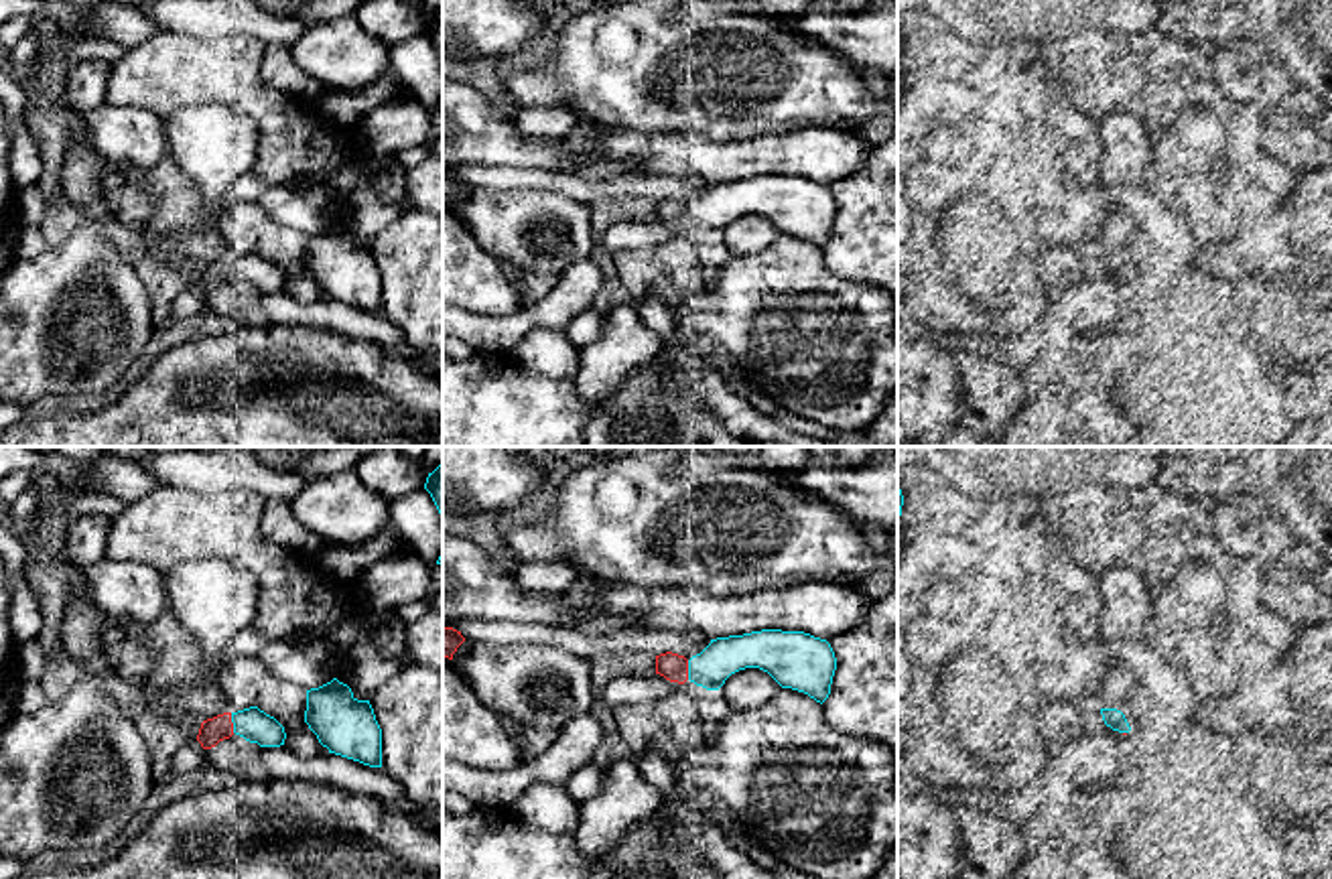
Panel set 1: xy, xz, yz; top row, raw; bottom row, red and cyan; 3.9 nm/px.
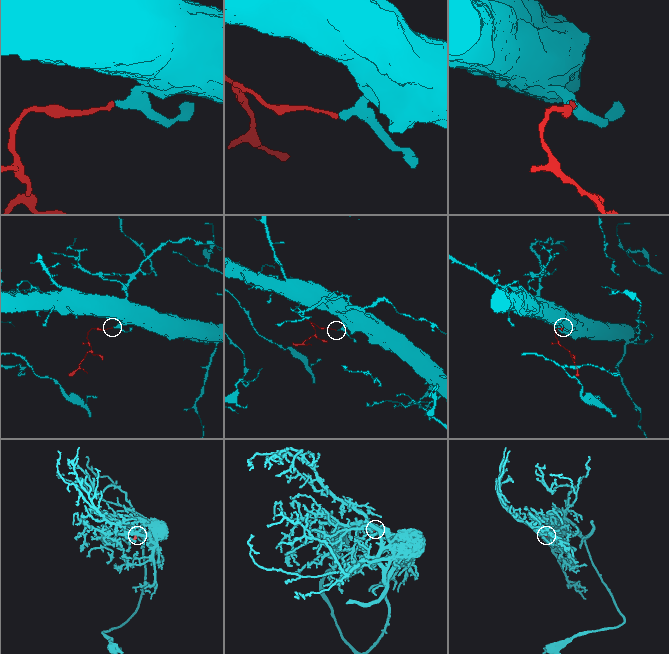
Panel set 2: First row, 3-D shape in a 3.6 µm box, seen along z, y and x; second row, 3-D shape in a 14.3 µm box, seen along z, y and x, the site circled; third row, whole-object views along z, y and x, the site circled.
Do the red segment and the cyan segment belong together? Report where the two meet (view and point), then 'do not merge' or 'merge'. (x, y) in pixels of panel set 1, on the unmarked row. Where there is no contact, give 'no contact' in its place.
xy (232, 268) | merge

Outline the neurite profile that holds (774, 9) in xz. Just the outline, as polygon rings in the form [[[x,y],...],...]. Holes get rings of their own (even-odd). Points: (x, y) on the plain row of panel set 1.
[[[759,0],[761,14],[770,18],[794,16],[814,8],[812,0]]]

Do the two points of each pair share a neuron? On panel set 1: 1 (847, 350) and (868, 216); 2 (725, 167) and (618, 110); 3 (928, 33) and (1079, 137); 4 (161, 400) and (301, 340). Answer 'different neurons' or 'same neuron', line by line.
1: different neurons
2: different neurons
3: different neurons
4: same neuron

